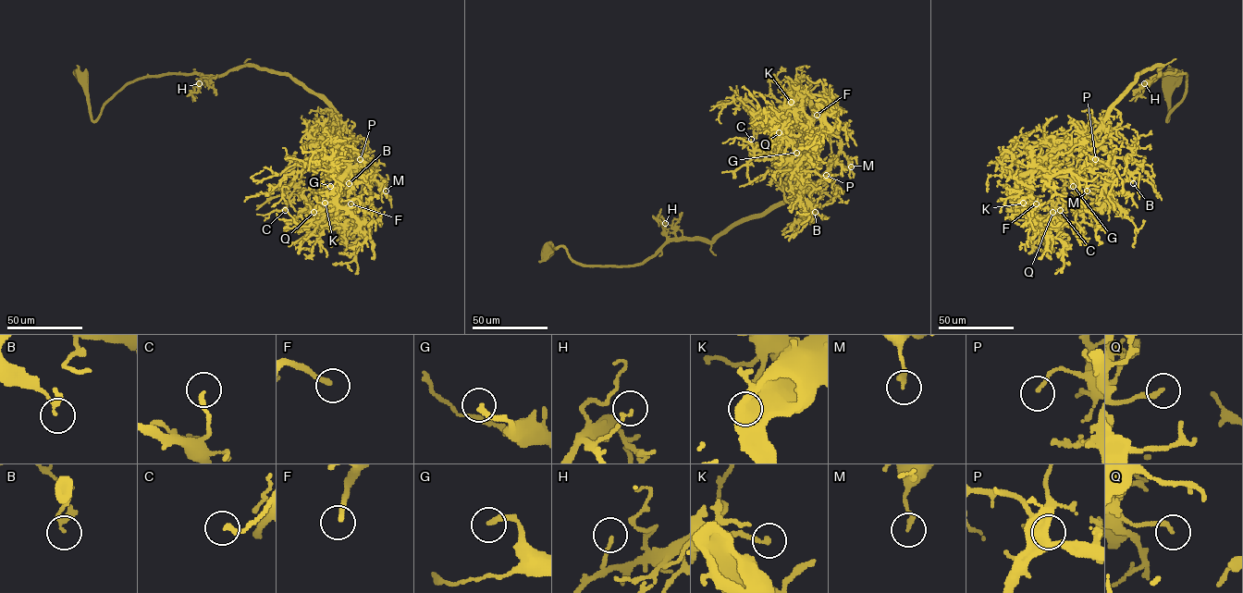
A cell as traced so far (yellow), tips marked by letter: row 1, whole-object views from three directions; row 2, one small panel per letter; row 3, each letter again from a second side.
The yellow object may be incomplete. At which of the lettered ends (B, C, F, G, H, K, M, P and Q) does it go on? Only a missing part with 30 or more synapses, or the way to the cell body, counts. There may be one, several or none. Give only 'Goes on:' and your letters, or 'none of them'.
Goes on: F

